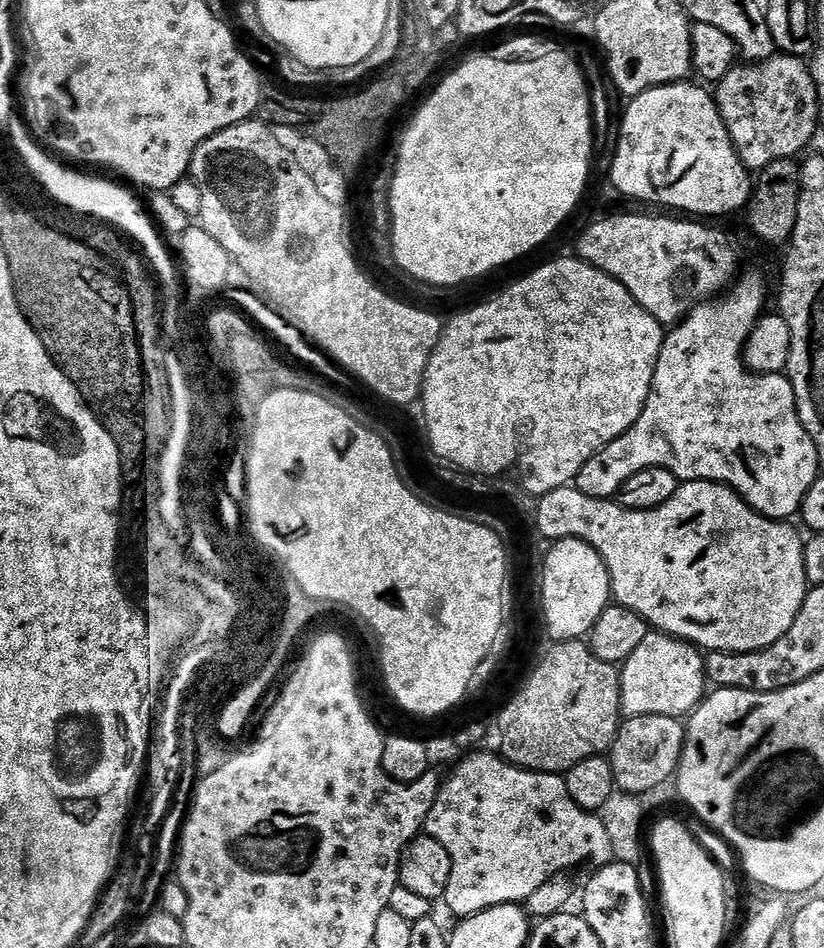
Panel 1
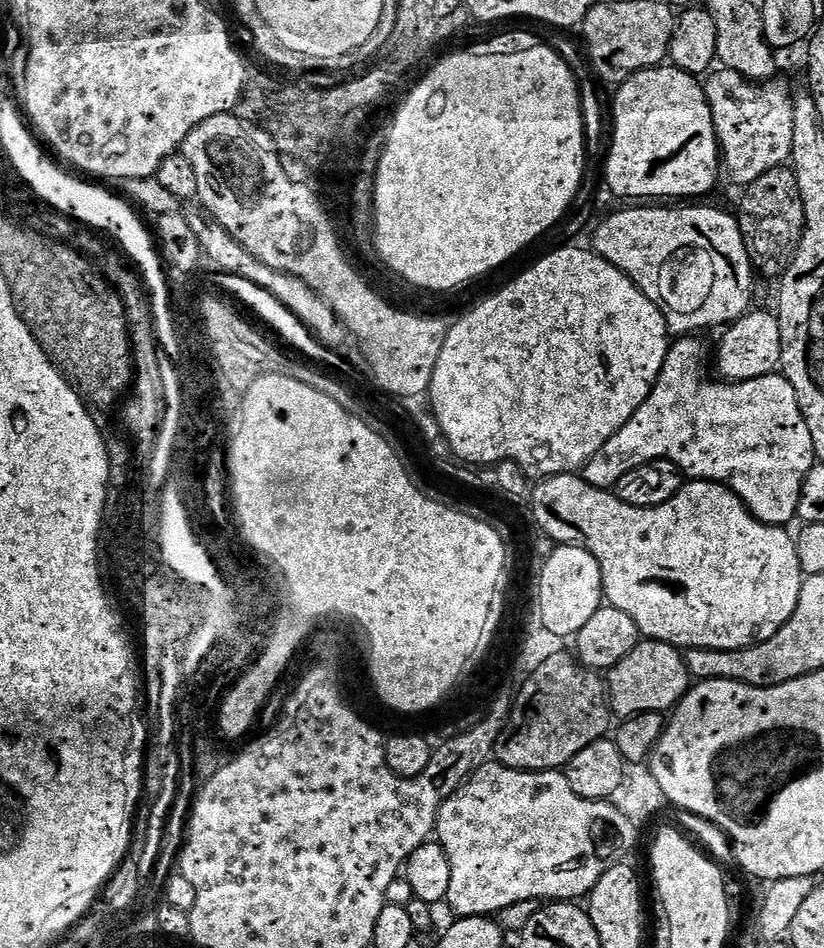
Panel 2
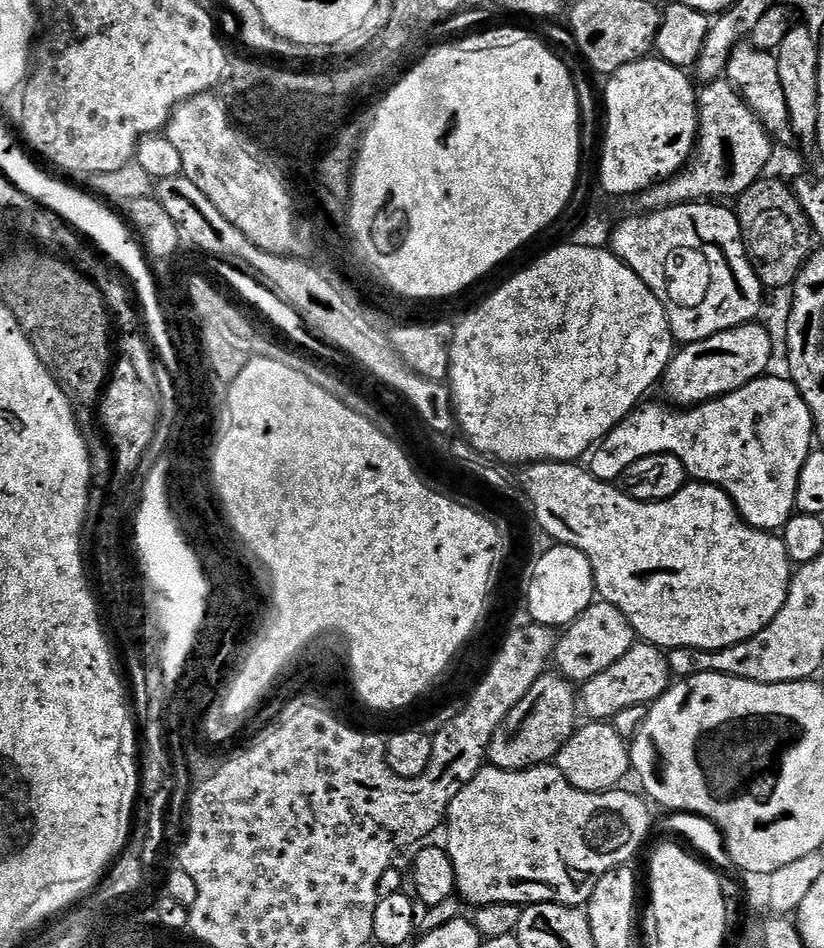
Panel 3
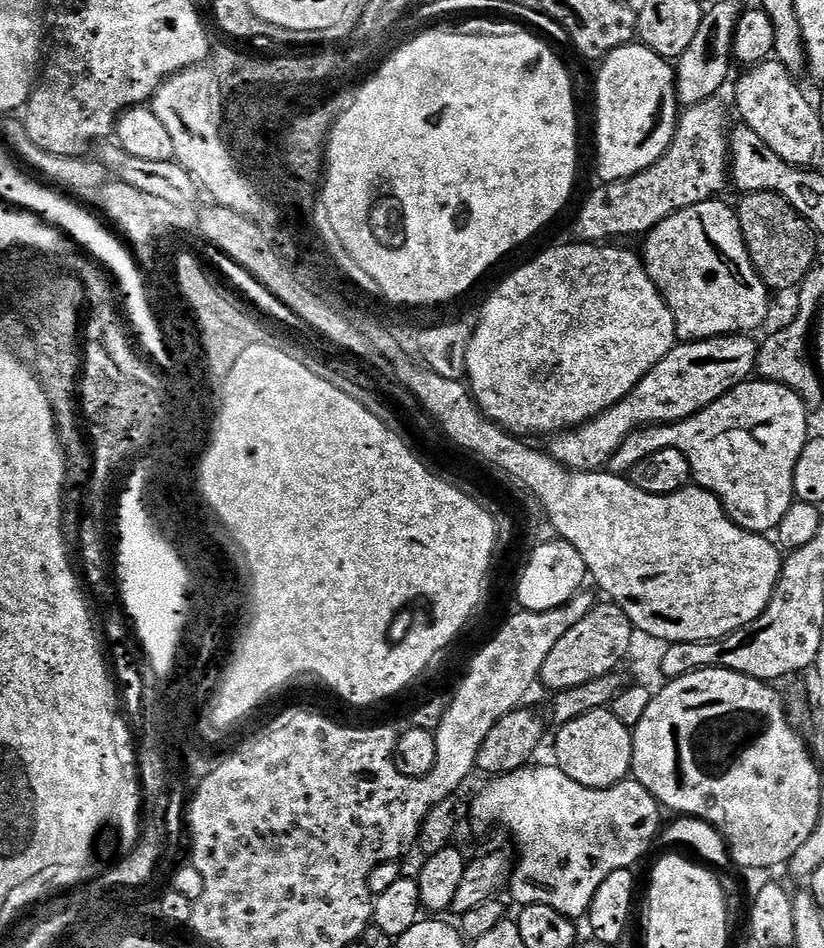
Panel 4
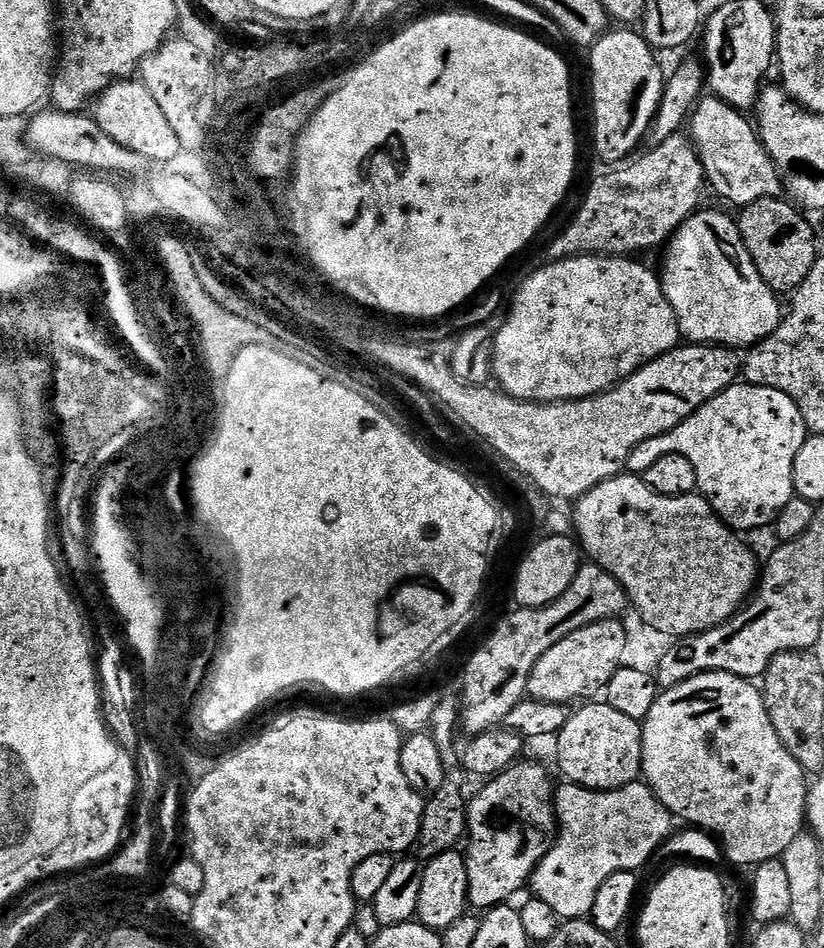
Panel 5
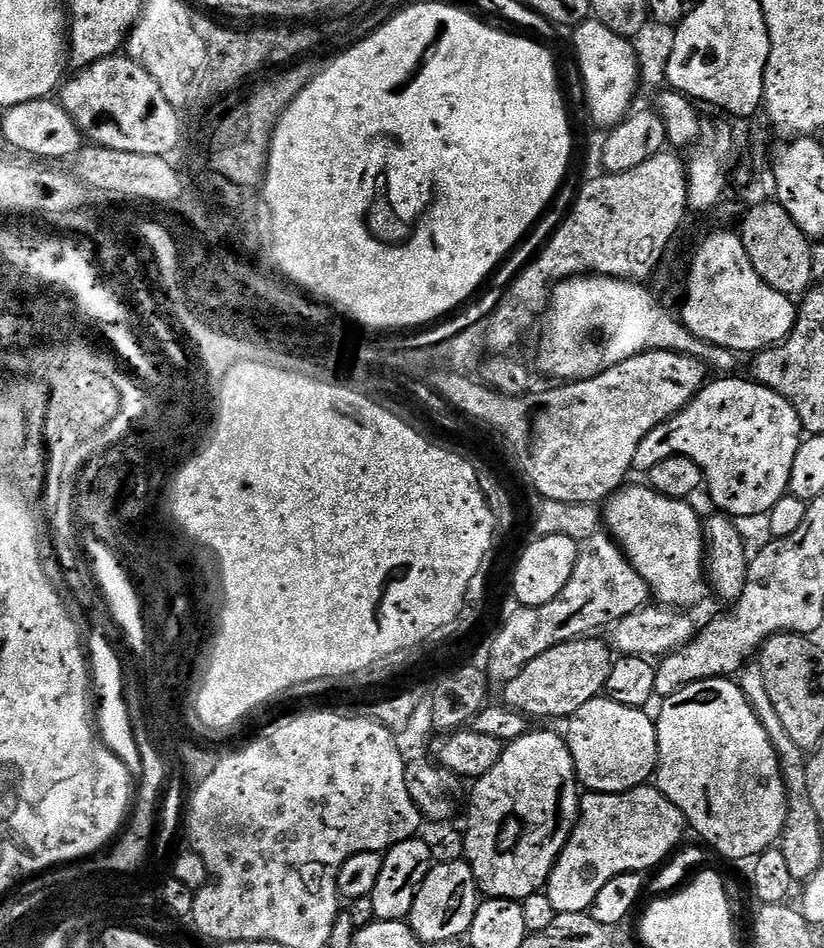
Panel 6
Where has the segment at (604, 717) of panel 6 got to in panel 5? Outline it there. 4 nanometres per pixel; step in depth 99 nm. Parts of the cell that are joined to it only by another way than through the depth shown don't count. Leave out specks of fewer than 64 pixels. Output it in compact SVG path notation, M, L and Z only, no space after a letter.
M588 702L569 715L566 726L554 738L556 760L560 763L563 779L595 792L618 790L641 779L642 738L644 729L641 721L626 718L606 702Z

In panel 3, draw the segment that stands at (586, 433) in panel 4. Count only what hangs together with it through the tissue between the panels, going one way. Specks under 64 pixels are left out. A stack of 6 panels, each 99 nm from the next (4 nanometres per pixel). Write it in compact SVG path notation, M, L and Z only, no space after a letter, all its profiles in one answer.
M760 322L743 324L730 330L722 330L705 340L683 345L673 355L668 368L664 371L662 389L669 396L667 399L676 406L695 406L708 400L717 400L719 396L730 394L750 382L759 380L769 371L768 363L772 360L772 336L760 325Z

